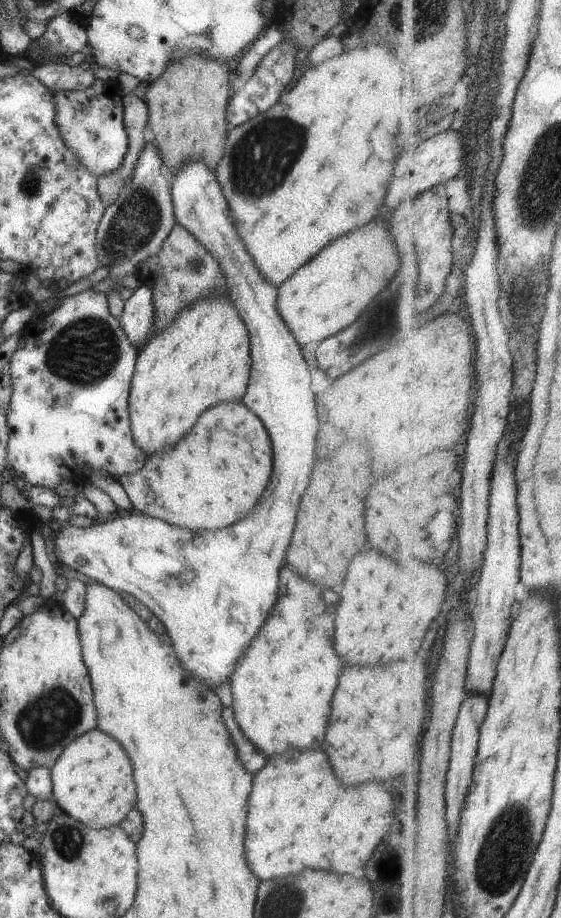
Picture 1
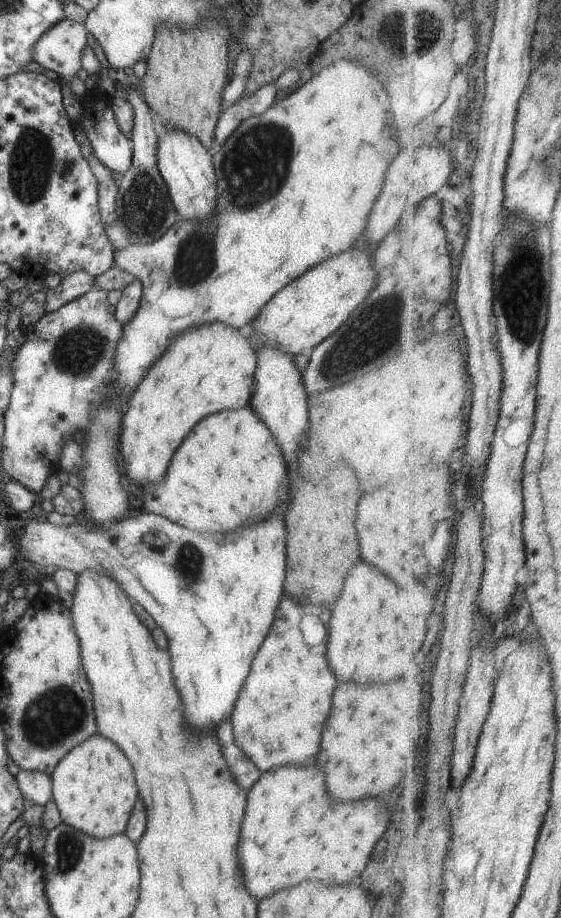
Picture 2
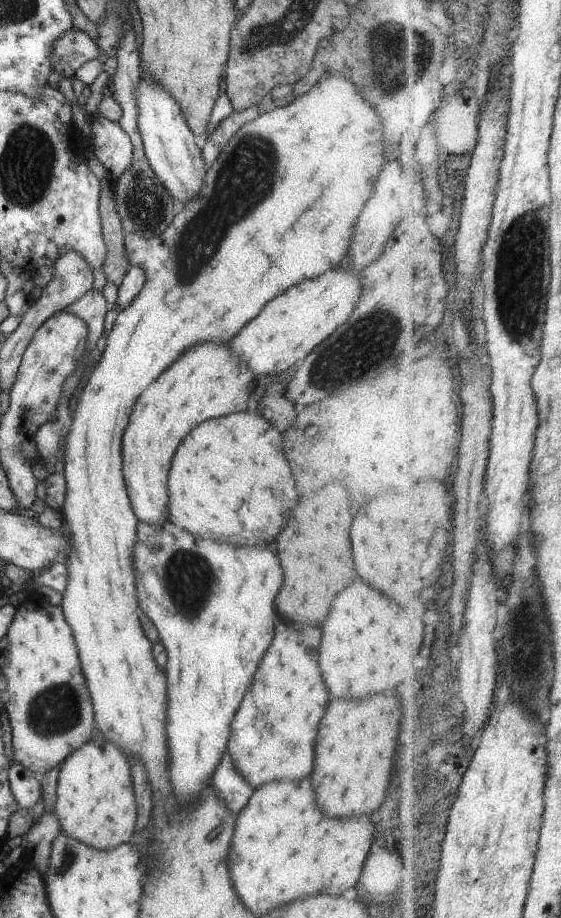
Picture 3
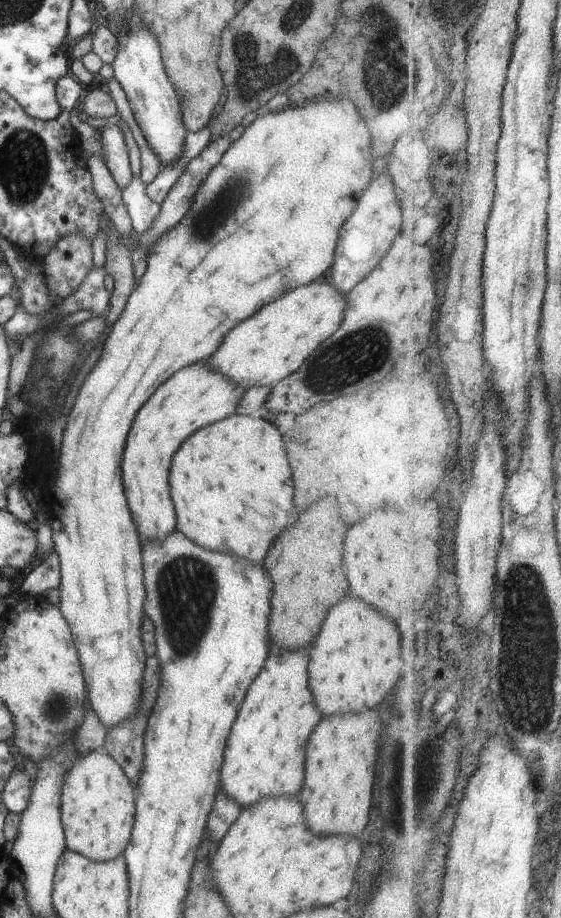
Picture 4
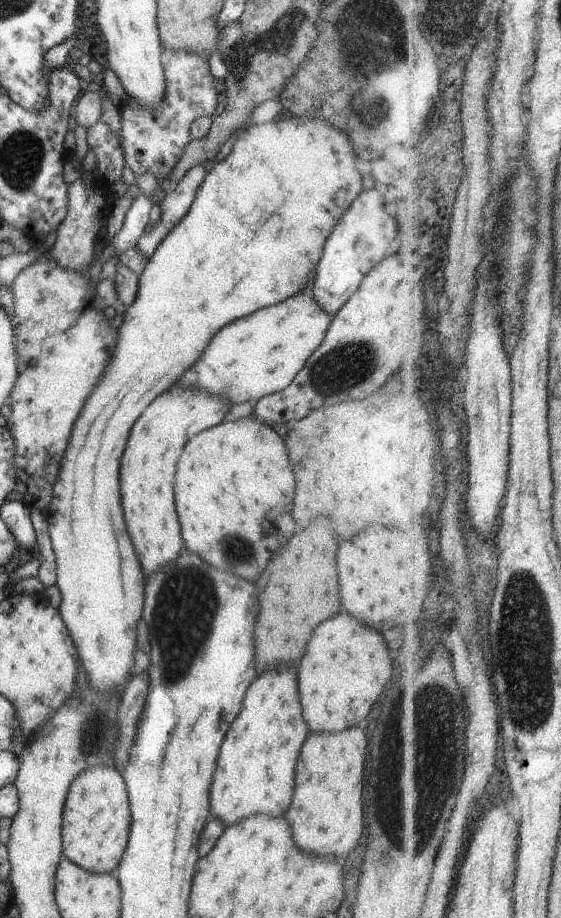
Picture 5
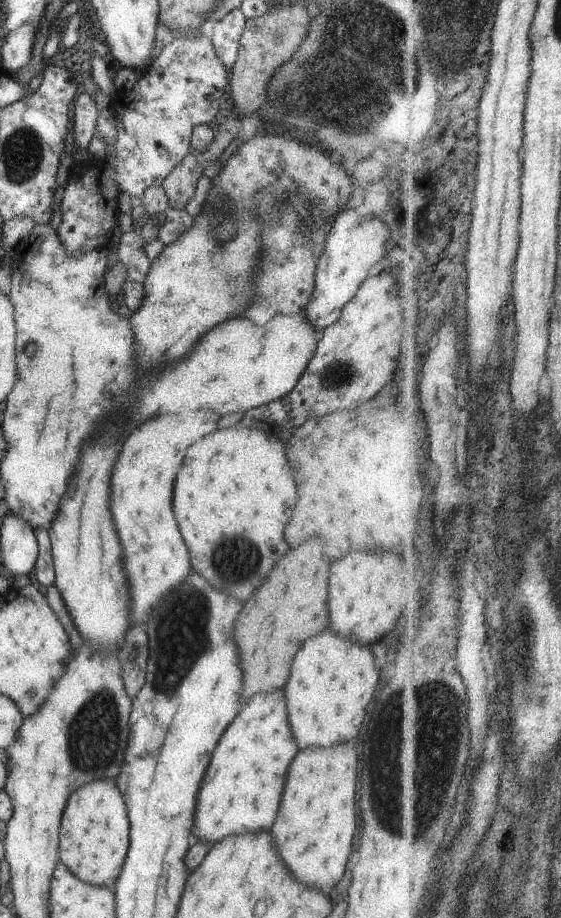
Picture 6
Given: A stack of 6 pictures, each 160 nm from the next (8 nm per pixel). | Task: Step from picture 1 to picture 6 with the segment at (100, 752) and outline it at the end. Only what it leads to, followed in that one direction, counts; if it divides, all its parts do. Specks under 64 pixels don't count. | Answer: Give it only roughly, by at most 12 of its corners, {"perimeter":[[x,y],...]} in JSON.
{"perimeter":[[114,780],[67,798],[58,862],[79,882],[111,886],[127,852]]}

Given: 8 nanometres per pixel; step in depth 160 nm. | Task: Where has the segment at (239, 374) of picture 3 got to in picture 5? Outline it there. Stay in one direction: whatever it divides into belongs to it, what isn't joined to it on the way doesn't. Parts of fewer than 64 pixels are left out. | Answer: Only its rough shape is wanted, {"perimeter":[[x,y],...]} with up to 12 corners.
{"perimeter":[[161,394],[131,426],[121,506],[144,578],[183,548],[179,453],[231,402]]}

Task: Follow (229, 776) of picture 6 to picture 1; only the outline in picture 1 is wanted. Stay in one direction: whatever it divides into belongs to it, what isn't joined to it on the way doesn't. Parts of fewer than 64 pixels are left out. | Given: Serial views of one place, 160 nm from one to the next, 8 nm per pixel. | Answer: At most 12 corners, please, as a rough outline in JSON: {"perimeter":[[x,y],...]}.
{"perimeter":[[289,565],[228,678],[266,757],[319,748],[335,608]]}

